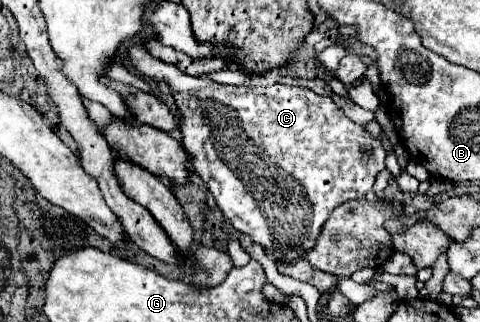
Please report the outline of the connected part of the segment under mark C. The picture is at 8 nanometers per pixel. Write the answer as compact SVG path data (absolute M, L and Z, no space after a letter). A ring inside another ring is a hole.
M132 45L128 51L128 67L134 67L134 71L138 71L138 75L146 75L146 79L154 81L154 83L168 83L172 97L178 105L180 111L180 133L182 133L182 147L188 151L190 155L190 165L192 169L204 179L204 183L208 185L210 193L216 199L218 209L222 211L224 217L230 217L230 223L234 229L238 229L240 233L250 235L256 243L264 245L266 251L270 251L272 255L278 255L278 261L294 261L300 255L306 253L306 249L310 249L320 233L320 227L324 225L324 221L328 219L328 215L332 213L334 207L338 207L344 201L350 199L362 199L366 197L366 193L372 191L374 179L376 175L384 169L384 159L386 159L386 151L382 147L382 143L378 139L374 139L362 125L356 125L354 121L350 121L344 111L330 99L324 95L314 93L308 87L290 87L290 85L272 85L272 87L234 87L234 85L220 85L214 81L208 81L204 77L190 77L186 73L182 73L178 67L170 65L170 63L162 63L160 59L154 59L144 45ZM360 145L370 145L374 149L372 157L368 161L360 159Z

